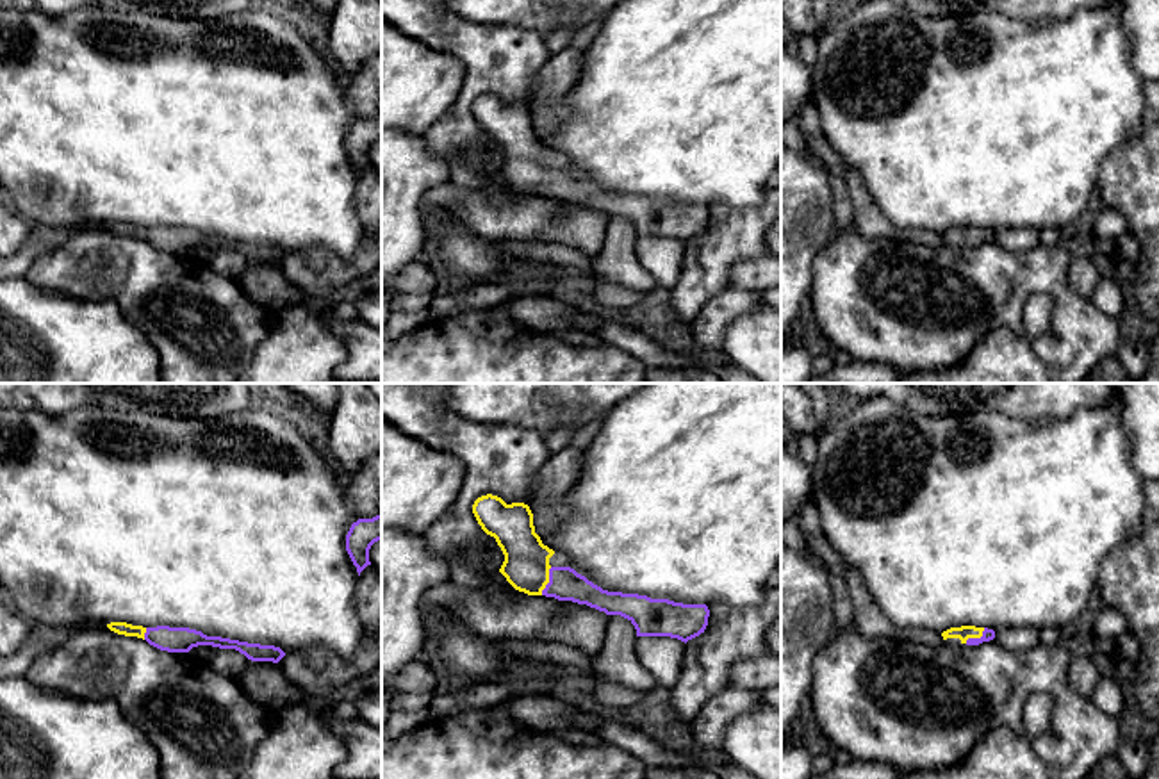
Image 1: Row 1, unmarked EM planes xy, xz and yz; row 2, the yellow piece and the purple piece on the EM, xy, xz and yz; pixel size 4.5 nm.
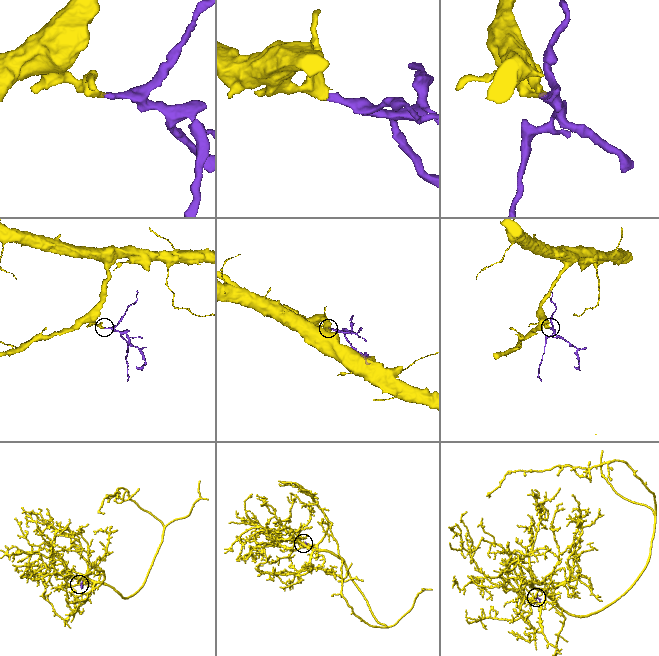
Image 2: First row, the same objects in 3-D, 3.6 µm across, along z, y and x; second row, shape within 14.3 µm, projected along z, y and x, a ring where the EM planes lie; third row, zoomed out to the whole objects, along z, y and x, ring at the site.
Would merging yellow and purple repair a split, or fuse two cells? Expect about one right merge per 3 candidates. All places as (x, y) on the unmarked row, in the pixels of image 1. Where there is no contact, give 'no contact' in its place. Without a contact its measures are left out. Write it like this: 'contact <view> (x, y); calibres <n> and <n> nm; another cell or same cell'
contact xz (548, 182); calibres 200 and 150 nm; same cell

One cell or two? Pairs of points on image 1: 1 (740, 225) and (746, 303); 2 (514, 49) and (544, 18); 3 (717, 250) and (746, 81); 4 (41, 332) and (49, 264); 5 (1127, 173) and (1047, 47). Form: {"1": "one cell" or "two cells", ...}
{"1": "two cells", "2": "two cells", "3": "two cells", "4": "two cells", "5": "two cells"}

